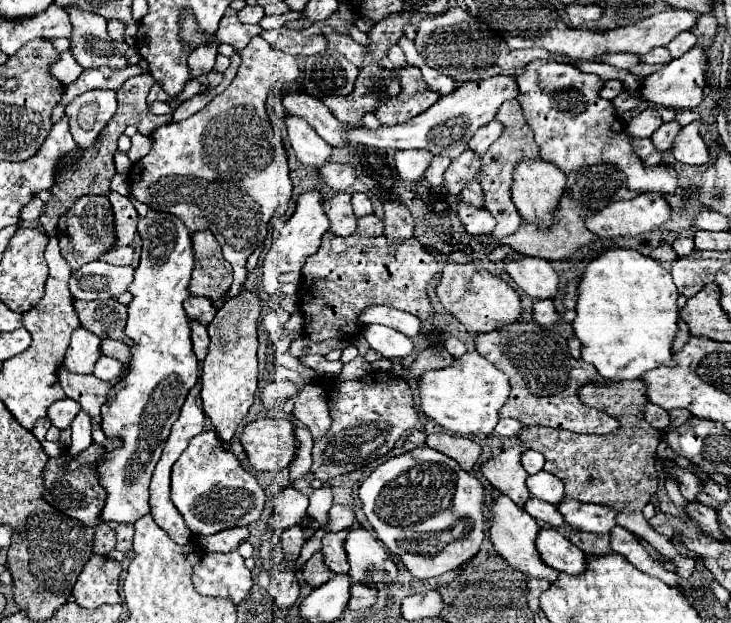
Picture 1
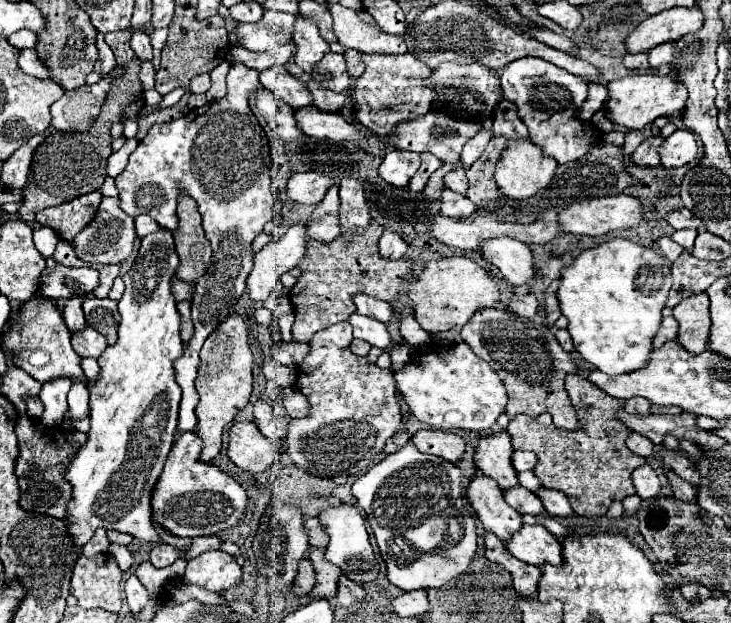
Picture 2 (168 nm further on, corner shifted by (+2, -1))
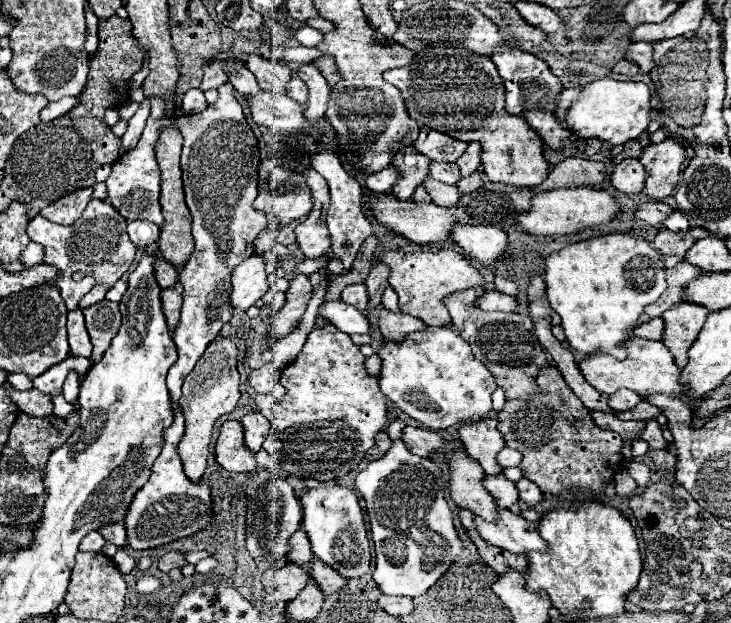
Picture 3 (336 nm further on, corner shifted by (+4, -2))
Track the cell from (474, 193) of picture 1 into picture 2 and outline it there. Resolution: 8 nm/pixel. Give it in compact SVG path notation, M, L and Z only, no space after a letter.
M458 167L458 169L454 169L454 171L448 171L448 175L444 175L444 185L446 185L448 189L464 195L466 189L468 189L468 181L466 181L466 171L464 171L464 167Z

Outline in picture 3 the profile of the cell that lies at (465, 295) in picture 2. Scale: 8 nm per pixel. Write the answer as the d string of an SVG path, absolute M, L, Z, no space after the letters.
M448 248L436 252L422 250L422 252L410 252L406 256L402 250L392 250L392 252L384 252L380 260L388 264L392 270L388 282L398 294L402 312L422 320L428 326L450 326L450 314L442 304L444 296L450 296L450 292L484 286L482 274L468 262L466 256L462 256L456 250L448 250Z

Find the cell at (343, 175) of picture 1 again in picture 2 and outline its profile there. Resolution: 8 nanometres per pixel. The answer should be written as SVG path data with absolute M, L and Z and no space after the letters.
M308 171L308 173L294 173L290 179L288 179L288 185L286 185L286 193L288 193L288 199L296 201L296 203L302 203L302 205L316 205L322 201L322 197L326 195L328 187L332 185L334 181L322 173L316 173L316 171Z

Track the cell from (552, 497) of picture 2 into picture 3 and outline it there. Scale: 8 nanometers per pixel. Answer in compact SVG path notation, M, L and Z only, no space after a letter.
M522 478L522 480L516 484L516 488L518 488L518 492L520 492L520 500L526 502L528 506L534 506L534 504L544 502L544 494L540 492L540 488L538 488L534 482Z

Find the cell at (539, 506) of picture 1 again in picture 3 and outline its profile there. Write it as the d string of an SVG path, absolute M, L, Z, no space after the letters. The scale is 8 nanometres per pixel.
M504 474L502 476L486 476L484 486L494 496L494 500L500 504L500 508L510 508L512 504L520 502L516 484L512 484Z

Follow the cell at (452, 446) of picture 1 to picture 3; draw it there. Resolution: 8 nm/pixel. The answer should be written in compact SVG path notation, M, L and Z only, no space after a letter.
M406 426L402 432L404 442L408 444L410 452L414 452L416 456L430 456L436 450L444 450L448 446L448 442L434 430L428 428L412 428Z

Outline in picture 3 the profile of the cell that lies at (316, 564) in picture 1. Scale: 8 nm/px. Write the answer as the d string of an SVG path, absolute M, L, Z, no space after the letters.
M288 562L288 564L282 566L280 570L276 570L272 594L274 594L278 600L290 602L290 600L294 600L294 598L302 592L302 588L306 586L306 582L308 582L308 572L306 572L306 568Z

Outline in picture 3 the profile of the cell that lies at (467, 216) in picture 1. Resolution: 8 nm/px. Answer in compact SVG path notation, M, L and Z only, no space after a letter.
M434 178L424 180L424 186L426 186L428 194L432 196L434 204L438 204L438 206L452 208L452 206L454 206L454 204L458 204L458 200L460 200L460 192L458 192L458 188L456 188L456 186L442 184L442 182L434 180Z

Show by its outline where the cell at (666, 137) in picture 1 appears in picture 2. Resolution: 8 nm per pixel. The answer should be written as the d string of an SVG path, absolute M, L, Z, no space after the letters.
M648 137L646 141L642 141L638 145L638 149L630 155L630 163L640 165L640 167L658 167L660 157L658 157L656 149L660 147L662 141L664 141L662 137Z

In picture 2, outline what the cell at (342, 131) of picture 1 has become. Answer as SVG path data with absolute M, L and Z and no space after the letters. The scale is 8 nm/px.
M268 67L260 71L260 83L278 95L292 109L312 105L312 95L304 91L304 83L290 75L284 67Z

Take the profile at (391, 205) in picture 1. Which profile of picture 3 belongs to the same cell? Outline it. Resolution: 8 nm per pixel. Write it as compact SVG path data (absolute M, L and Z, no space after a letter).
M372 264L370 268L370 274L366 278L366 288L368 288L368 296L370 296L370 308L376 308L380 304L380 298L382 298L382 292L384 288L388 286L388 276L390 276L390 266L386 264Z

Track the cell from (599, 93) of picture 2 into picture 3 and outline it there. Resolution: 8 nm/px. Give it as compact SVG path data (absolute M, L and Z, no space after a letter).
M568 88L566 92L562 92L560 96L558 96L558 104L556 104L556 114L558 114L558 118L564 122L566 120L566 108L570 108L570 104L578 98L578 92L582 92L582 88Z

